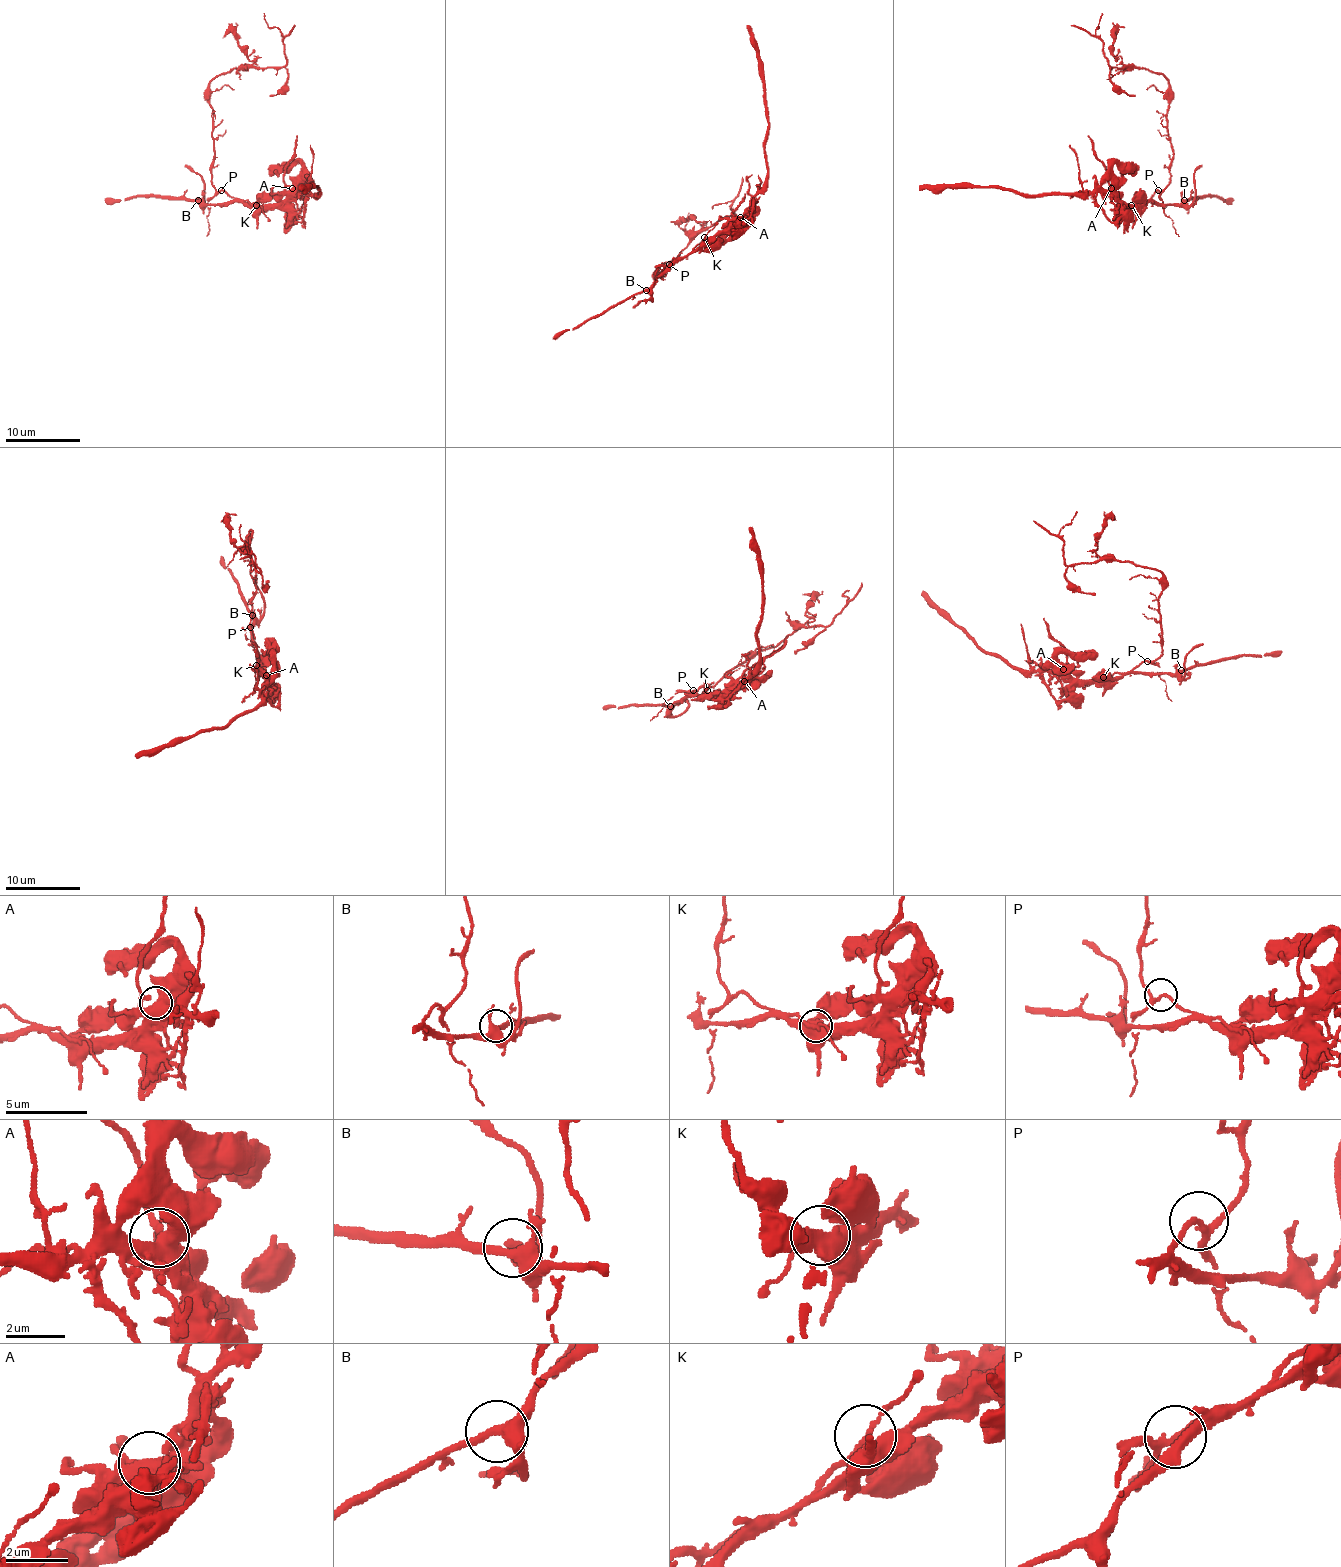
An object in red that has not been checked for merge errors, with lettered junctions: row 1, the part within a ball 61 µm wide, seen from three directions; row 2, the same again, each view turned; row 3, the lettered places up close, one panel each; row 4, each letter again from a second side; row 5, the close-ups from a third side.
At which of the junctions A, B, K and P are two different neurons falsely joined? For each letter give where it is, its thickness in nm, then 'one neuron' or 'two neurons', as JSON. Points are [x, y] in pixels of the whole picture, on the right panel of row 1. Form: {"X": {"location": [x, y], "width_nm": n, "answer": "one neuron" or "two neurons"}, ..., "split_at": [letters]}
{"A": {"location": [1111, 188], "width_nm": 500, "answer": "one neuron"}, "B": {"location": [1184, 200], "width_nm": 360, "answer": "one neuron"}, "K": {"location": [1131, 205], "width_nm": 280, "answer": "one neuron"}, "P": {"location": [1158, 190], "width_nm": 180, "answer": "two neurons"}, "split_at": ["P"]}

